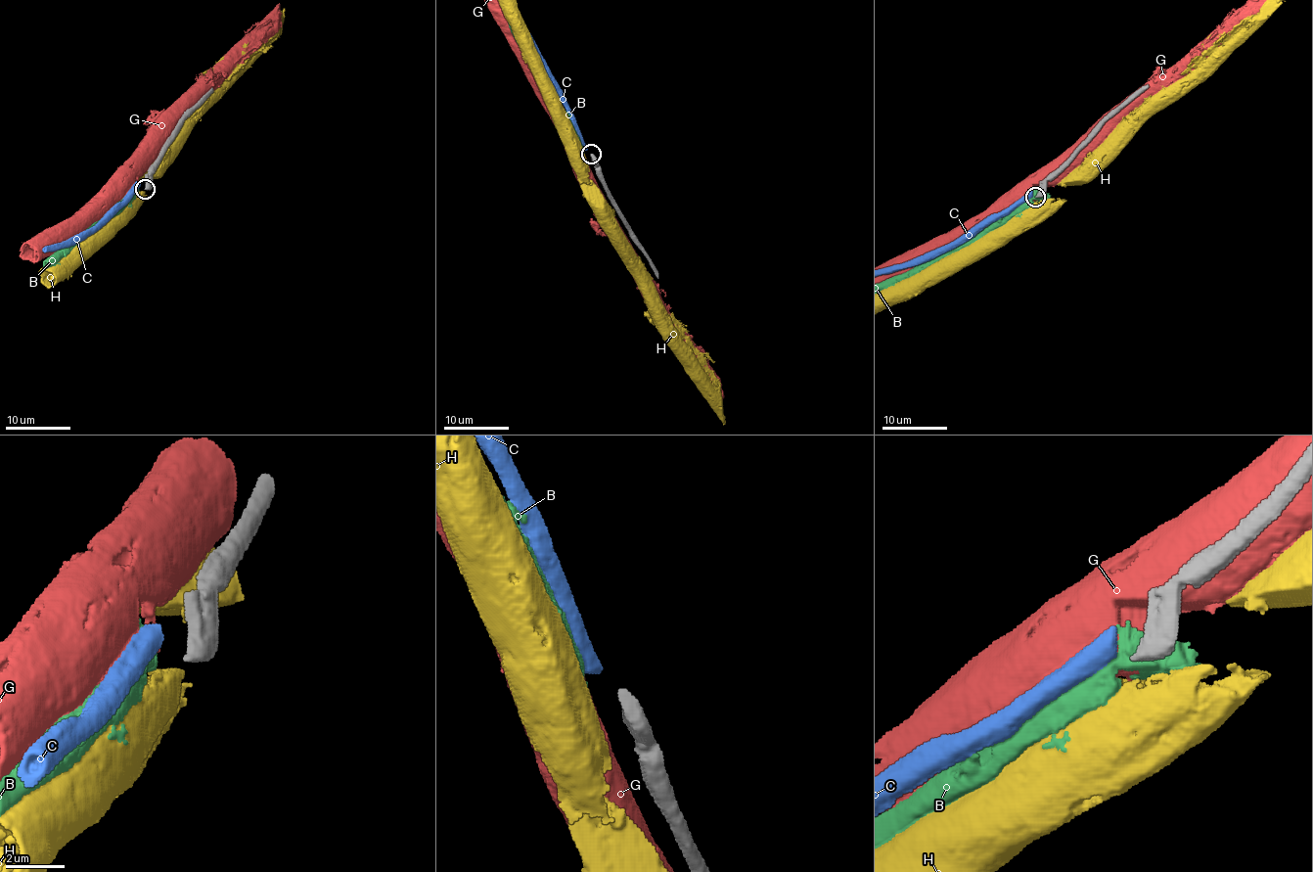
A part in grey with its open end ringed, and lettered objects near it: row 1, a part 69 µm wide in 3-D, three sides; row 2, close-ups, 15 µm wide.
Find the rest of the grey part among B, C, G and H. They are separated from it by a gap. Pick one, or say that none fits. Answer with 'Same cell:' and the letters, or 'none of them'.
Same cell: none of them

